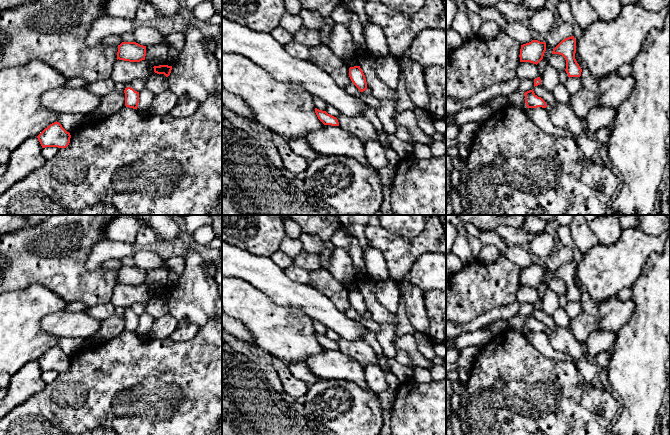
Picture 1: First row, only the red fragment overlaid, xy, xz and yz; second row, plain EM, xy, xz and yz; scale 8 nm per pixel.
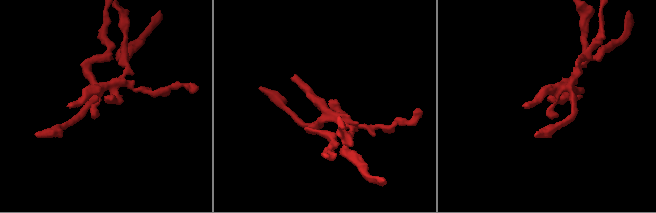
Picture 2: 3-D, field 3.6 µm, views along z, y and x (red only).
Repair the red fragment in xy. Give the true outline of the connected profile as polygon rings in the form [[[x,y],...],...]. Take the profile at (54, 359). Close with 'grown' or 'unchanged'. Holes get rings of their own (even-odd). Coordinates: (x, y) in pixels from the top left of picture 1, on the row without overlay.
[[[54,346],[37,360],[42,372],[66,372],[70,367],[71,359],[59,346]]] | unchanged

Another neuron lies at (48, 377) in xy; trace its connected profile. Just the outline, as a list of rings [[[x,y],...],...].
[[[45,371],[42,372],[42,379],[44,383],[47,385],[52,383],[58,377],[58,375],[59,375],[58,371]]]

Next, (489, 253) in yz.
[[[483,245],[477,260],[490,264],[496,262],[501,255],[500,251],[494,245]]]

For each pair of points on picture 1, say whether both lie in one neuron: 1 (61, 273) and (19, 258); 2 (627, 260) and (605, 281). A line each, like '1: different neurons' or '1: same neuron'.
1: same neuron
2: same neuron

